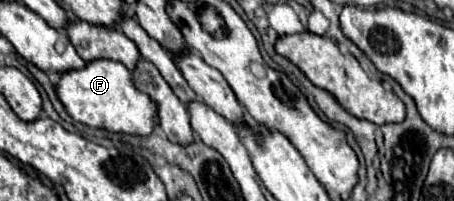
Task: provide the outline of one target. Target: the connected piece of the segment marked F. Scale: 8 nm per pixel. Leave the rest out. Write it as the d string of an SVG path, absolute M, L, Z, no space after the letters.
M91 60L85 68L65 70L59 74L59 82L55 86L55 94L69 112L69 116L81 124L89 124L95 128L105 128L111 132L125 134L149 134L155 128L155 102L135 88L131 80L131 72L117 64L115 60Z

